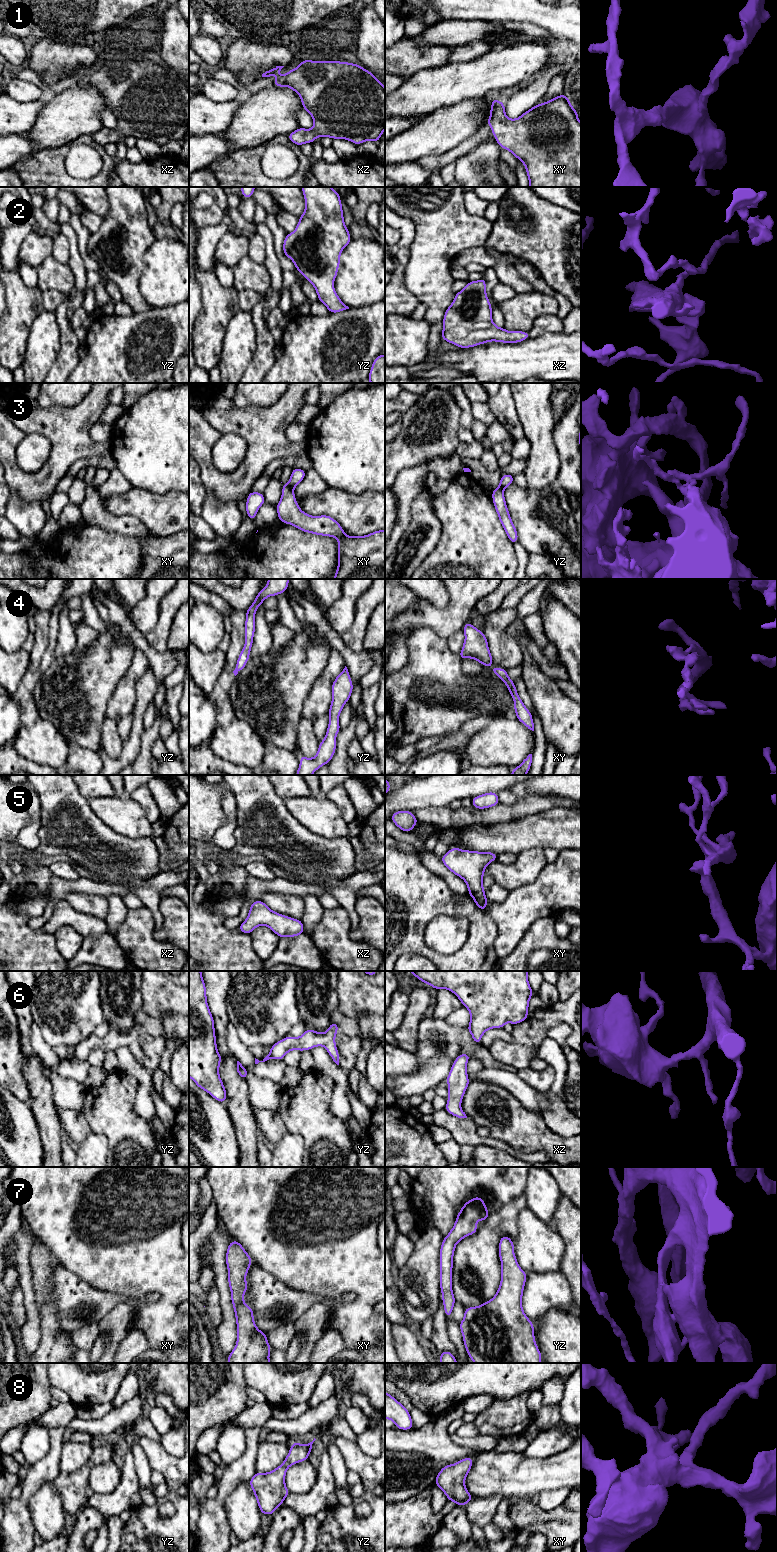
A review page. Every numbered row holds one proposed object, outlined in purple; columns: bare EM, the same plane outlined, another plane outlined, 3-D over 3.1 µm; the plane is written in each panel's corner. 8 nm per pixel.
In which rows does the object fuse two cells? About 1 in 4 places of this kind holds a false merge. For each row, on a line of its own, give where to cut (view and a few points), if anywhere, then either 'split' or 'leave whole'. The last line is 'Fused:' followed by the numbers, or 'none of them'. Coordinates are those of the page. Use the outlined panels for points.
1: no cut | leave whole
2: no cut | leave whole
3: no cut | leave whole
4: no cut | leave whole
5: no cut | leave whole
6: no cut | leave whole
7: no cut | leave whole
8: no cut | leave whole
Fused: none of them

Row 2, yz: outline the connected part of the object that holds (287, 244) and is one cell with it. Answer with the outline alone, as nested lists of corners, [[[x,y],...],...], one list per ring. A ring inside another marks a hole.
[[[302,187],[305,198],[305,210],[299,217],[299,222],[293,233],[286,234],[283,242],[284,255],[290,258],[295,268],[309,281],[315,288],[319,302],[323,303],[330,313],[338,313],[349,309],[334,290],[334,280],[337,277],[340,266],[340,255],[343,249],[351,242],[351,236],[344,223],[343,209],[340,194],[331,187]]]

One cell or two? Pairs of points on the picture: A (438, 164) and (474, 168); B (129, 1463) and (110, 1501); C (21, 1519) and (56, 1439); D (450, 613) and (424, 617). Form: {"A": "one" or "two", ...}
{"A": "two", "B": "one", "C": "one", "D": "one"}

